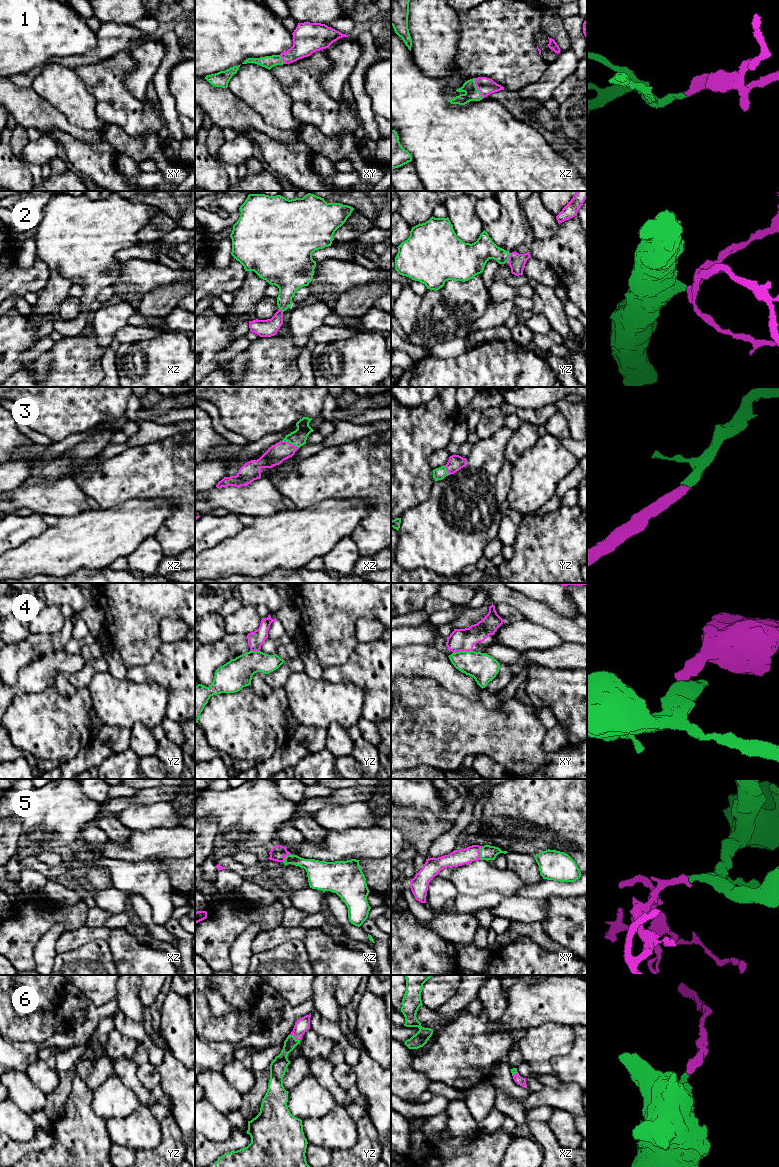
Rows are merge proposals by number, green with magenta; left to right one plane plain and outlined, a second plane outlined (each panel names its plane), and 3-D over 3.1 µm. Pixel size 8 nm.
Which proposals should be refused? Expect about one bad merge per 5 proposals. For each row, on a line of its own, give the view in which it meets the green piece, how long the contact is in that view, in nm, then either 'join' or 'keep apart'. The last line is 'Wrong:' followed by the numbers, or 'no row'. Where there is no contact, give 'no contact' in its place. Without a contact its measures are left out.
1: meets green in xz; contact 180 nm long; join
2: meets green in yz; contact 70 nm long; join
3: meets green in xz; contact 150 nm long; join
4: meets green in xy; contact 160 nm long; keep apart
5: meets green in xy; contact 120 nm long; join
6: meets green in yz; contact 90 nm long; join
Wrong: 4

